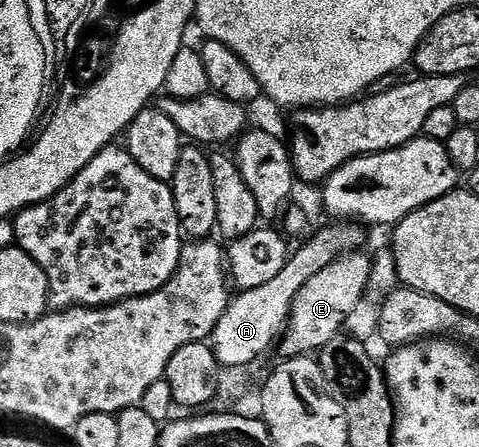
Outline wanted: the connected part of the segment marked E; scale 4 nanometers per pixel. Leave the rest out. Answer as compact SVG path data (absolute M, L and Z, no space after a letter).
M348 252L323 266L323 270L319 270L319 274L311 278L311 282L301 287L299 294L293 299L289 319L279 340L282 357L292 358L316 353L324 344L342 335L347 316L367 296L372 264L369 252Z

